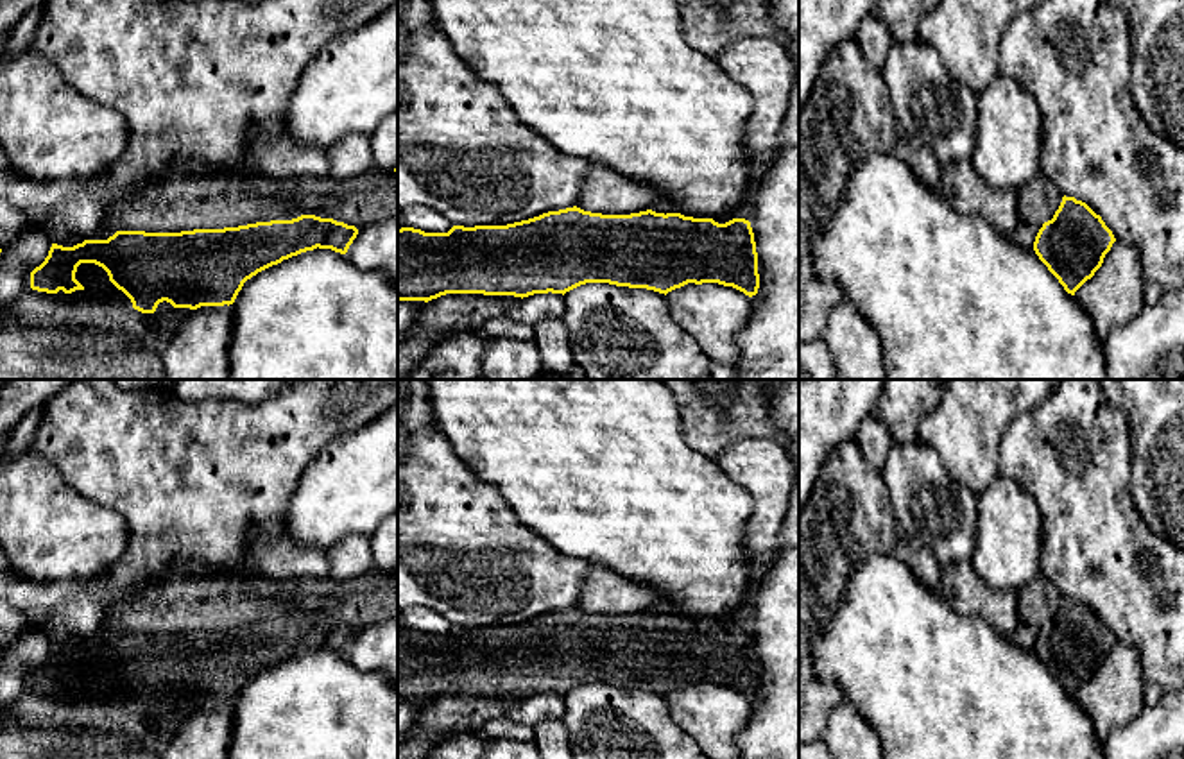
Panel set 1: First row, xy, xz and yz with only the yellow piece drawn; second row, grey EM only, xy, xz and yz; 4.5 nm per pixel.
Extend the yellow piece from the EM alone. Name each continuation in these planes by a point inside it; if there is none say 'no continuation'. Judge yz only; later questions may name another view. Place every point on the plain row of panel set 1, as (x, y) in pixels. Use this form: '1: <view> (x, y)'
no continuation

